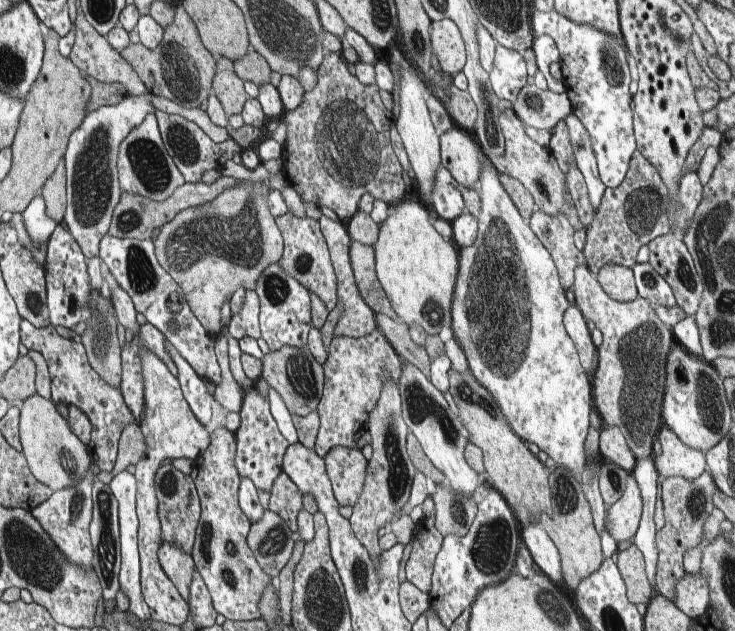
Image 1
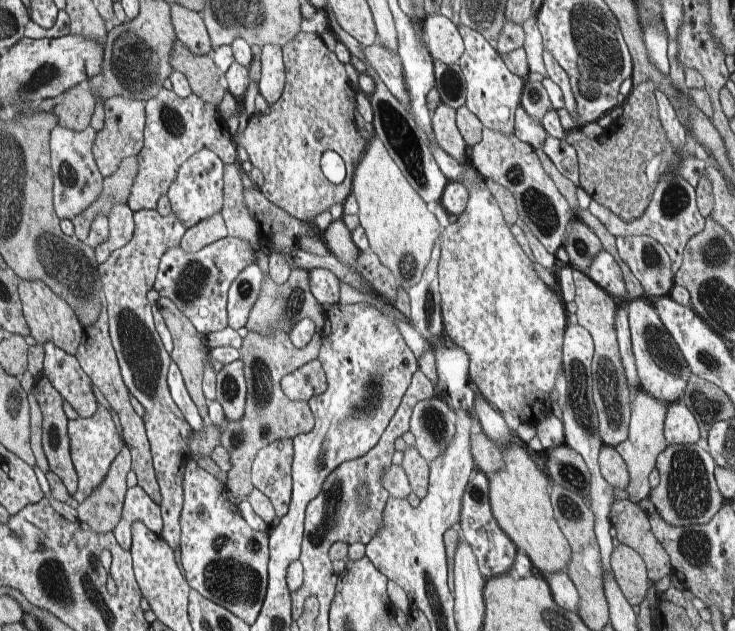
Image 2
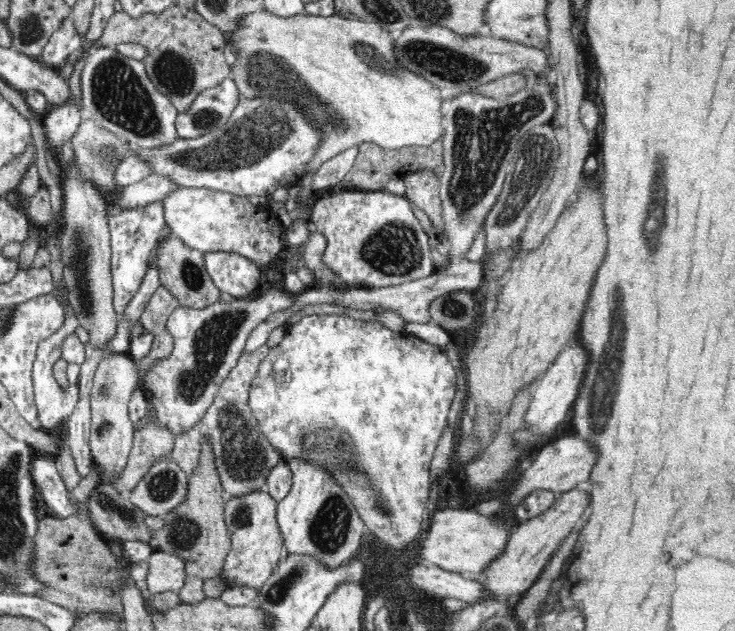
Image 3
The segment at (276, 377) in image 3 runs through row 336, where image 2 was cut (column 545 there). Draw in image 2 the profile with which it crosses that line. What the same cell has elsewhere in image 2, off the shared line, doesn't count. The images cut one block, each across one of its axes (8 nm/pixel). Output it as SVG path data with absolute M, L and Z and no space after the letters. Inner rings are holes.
M474 168L477 174L476 184L467 186L468 200L466 210L458 215L456 222L449 224L446 230L442 232L438 244L441 248L440 266L437 272L440 274L440 291L441 291L441 312L443 315L444 332L452 339L460 348L466 351L469 358L469 378L475 387L475 392L482 395L500 414L508 414L530 418L536 426L540 420L546 415L551 414L550 395L552 388L556 384L556 376L562 364L562 338L565 338L564 328L566 328L566 310L562 300L558 298L555 290L550 290L536 274L534 264L530 260L530 256L525 249L518 244L517 237L513 235L512 226L506 222L503 217L502 209L498 204L497 197L489 191L486 179Z

